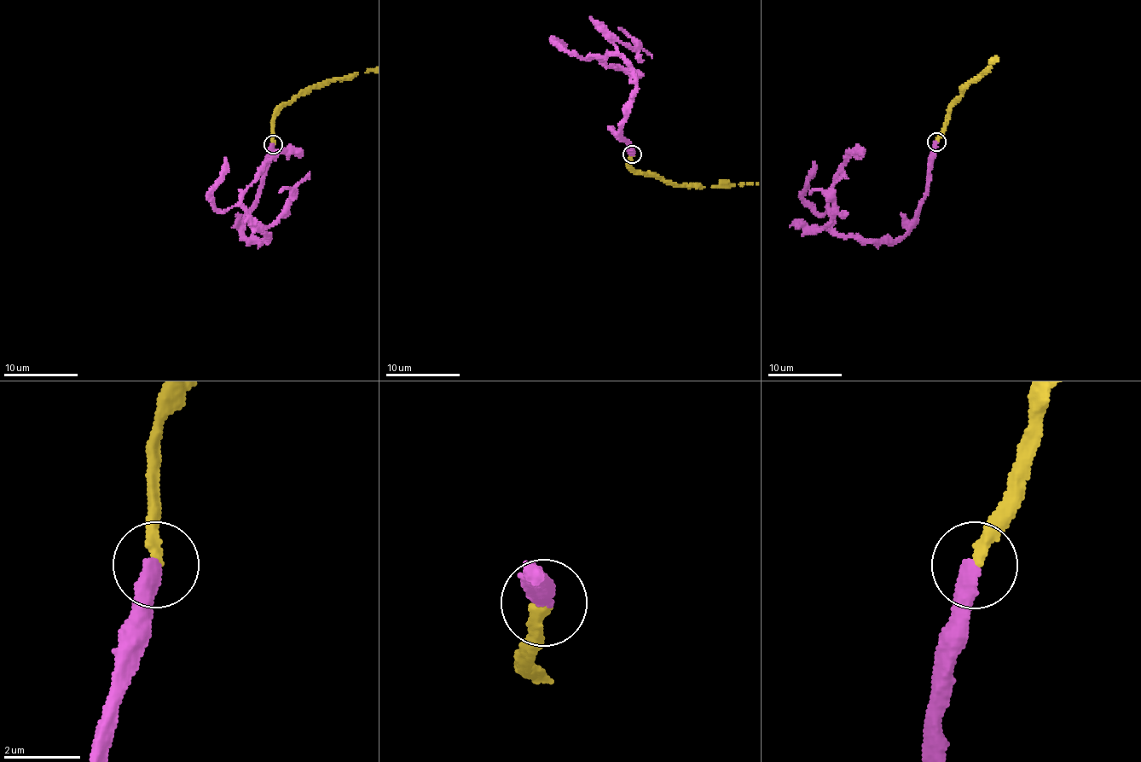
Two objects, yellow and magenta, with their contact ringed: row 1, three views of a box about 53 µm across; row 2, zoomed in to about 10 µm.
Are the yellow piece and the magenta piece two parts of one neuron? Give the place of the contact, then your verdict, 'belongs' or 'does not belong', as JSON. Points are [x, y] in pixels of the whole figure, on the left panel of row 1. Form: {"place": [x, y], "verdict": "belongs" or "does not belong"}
{"place": [273, 144], "verdict": "belongs"}

